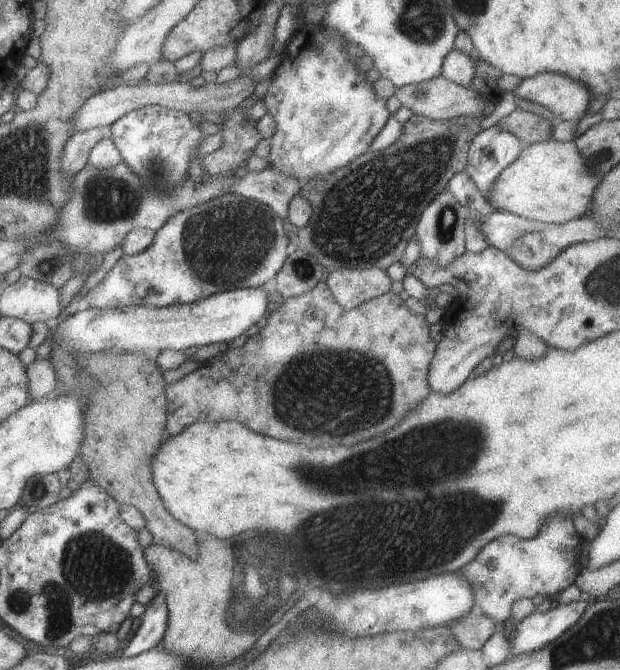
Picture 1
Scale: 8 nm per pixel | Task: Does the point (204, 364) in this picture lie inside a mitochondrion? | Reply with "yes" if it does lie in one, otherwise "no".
no

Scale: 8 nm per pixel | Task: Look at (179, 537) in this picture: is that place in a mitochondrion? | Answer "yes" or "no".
no

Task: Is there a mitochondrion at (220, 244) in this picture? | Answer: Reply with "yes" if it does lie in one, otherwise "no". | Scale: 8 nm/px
yes

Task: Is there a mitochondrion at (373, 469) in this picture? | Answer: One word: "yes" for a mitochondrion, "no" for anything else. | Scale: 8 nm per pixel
yes

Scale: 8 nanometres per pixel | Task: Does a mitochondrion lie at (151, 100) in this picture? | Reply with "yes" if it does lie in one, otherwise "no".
no

